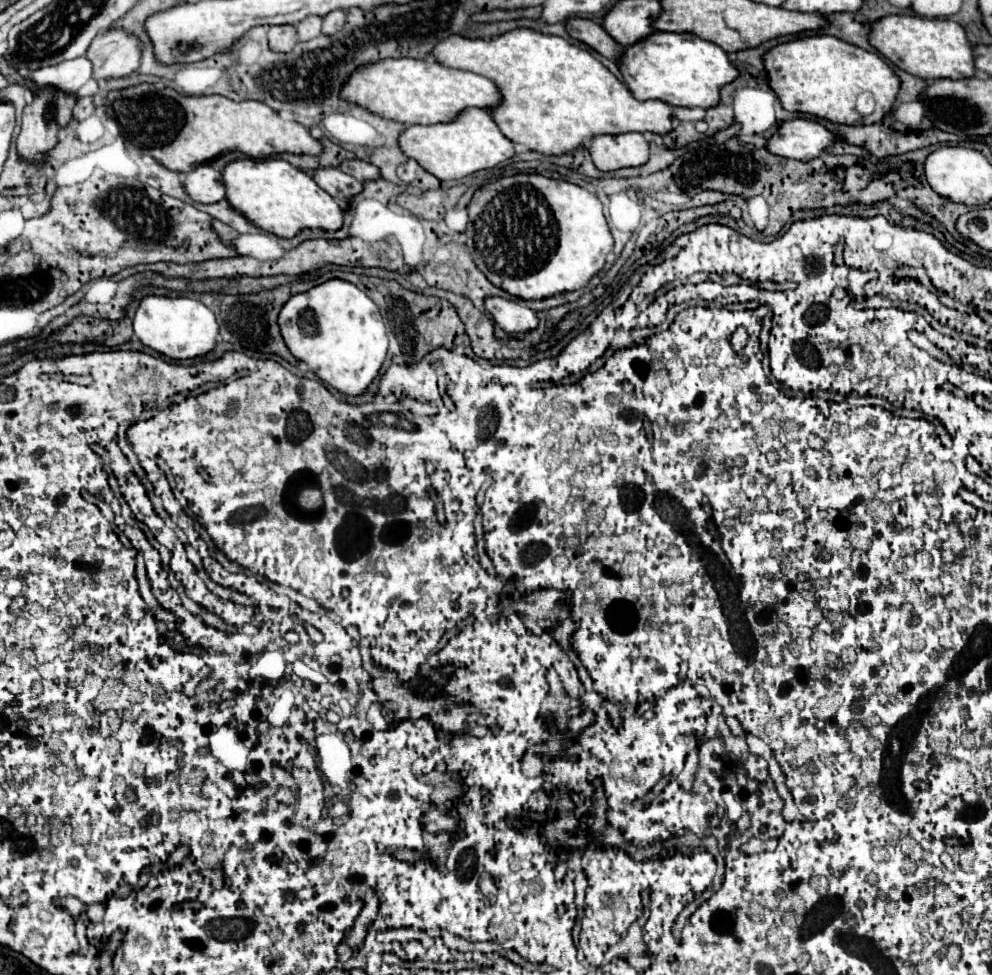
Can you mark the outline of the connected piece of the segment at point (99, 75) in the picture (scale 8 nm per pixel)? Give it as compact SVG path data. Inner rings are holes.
M110 29L94 37L86 57L92 61L92 77L96 81L122 79L138 71L140 41L120 29Z

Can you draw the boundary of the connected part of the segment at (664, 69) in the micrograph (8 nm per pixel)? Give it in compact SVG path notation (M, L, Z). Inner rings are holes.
M656 31L652 33L652 37L648 37L648 41L638 41L636 45L626 47L624 57L620 59L620 71L624 75L624 83L638 101L660 99L674 107L704 107L704 109L716 107L720 101L720 89L740 77L740 71L734 67L728 53L716 43L704 41L690 33L664 33L664 31Z

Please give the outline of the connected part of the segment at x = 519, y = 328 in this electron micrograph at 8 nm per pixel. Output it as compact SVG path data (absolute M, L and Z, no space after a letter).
M488 297L484 303L486 311L492 315L492 319L510 335L522 337L538 327L538 315L518 301L502 299L502 297Z

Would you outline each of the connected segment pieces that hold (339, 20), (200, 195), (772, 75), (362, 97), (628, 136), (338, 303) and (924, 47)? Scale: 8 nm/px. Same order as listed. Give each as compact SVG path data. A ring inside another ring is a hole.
M332 11L328 13L328 17L324 17L324 25L322 25L322 33L324 35L334 35L336 31L340 31L346 23L346 13L344 11Z
M200 165L186 175L186 193L198 203L218 203L226 199L222 173L210 165Z
M812 35L776 45L772 53L768 53L768 79L784 109L810 113L818 119L844 125L882 121L884 115L892 113L900 91L900 77L880 55L830 35ZM866 91L872 93L878 111L868 117L856 111L856 97Z
M392 59L368 65L368 69L356 69L340 95L380 117L406 125L450 123L468 107L494 111L502 103L500 89L488 77L444 67L432 59Z
M624 133L616 137L600 135L590 141L590 155L600 171L622 167L640 167L648 161L650 149L642 133Z
M330 279L292 297L280 311L278 325L290 353L344 395L362 395L376 379L388 353L388 335L376 303L342 279Z
M888 15L884 19L880 19L878 23L872 25L872 33L870 33L870 43L884 55L888 57L894 65L898 65L900 69L922 77L922 79L968 79L976 75L976 67L974 67L974 45L968 41L966 31L962 25L958 25L956 21L950 19L926 19L920 15Z

